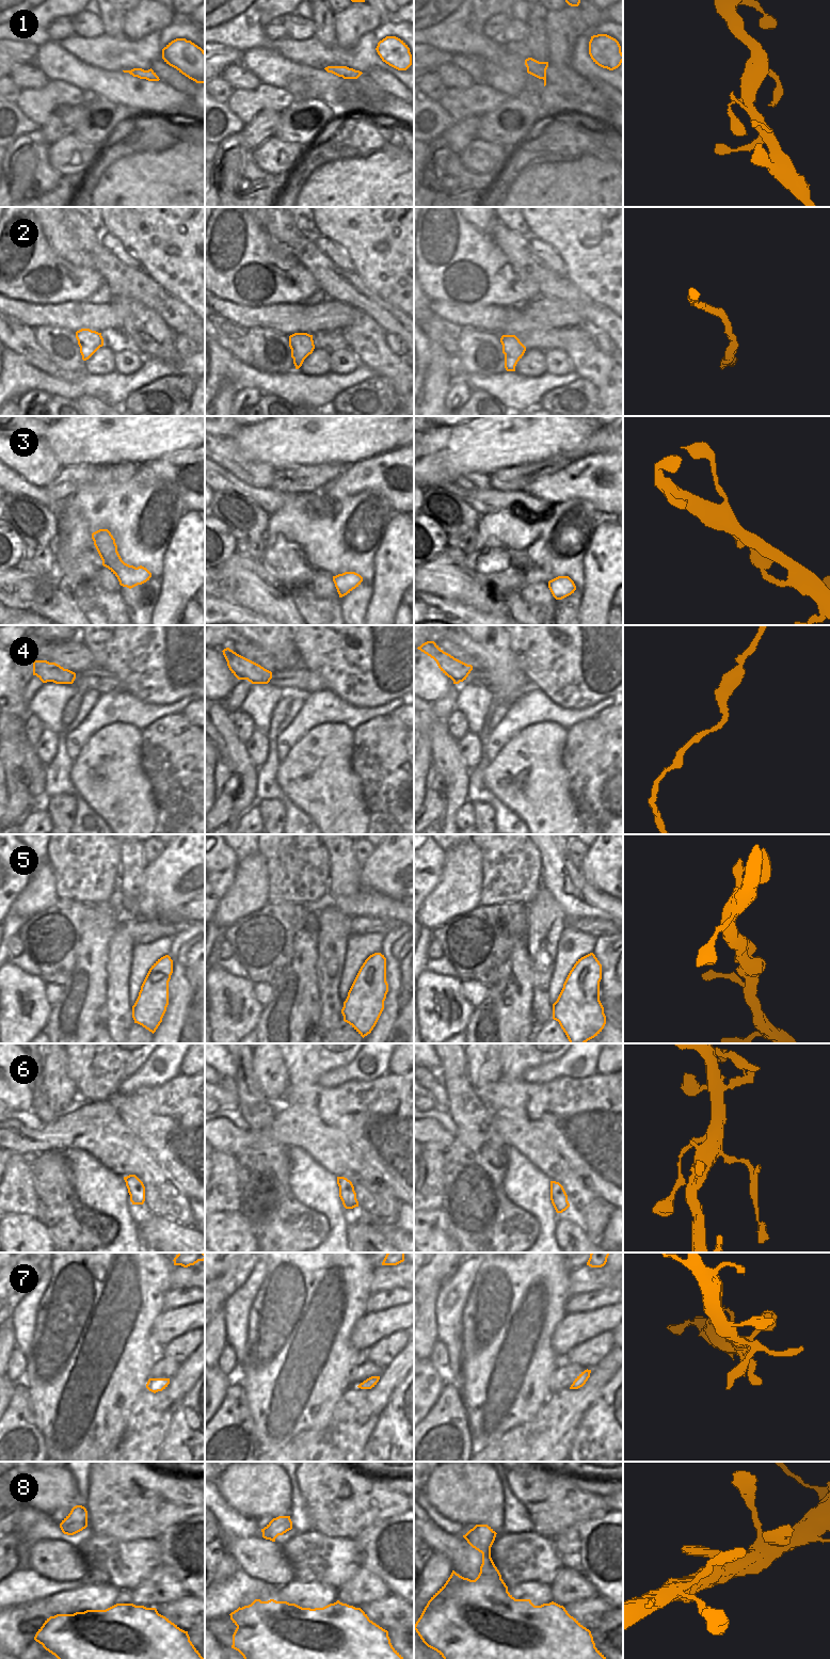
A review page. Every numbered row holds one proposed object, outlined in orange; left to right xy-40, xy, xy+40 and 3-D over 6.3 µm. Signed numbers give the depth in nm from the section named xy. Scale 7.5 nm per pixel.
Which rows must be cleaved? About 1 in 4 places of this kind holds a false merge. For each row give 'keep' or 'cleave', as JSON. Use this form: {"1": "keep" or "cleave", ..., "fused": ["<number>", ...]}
{"1": "keep", "2": "cleave", "3": "keep", "4": "keep", "5": "keep", "6": "cleave", "7": "keep", "8": "keep", "fused": ["2", "6"]}

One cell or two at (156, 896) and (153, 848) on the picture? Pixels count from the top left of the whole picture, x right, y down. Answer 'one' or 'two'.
two

